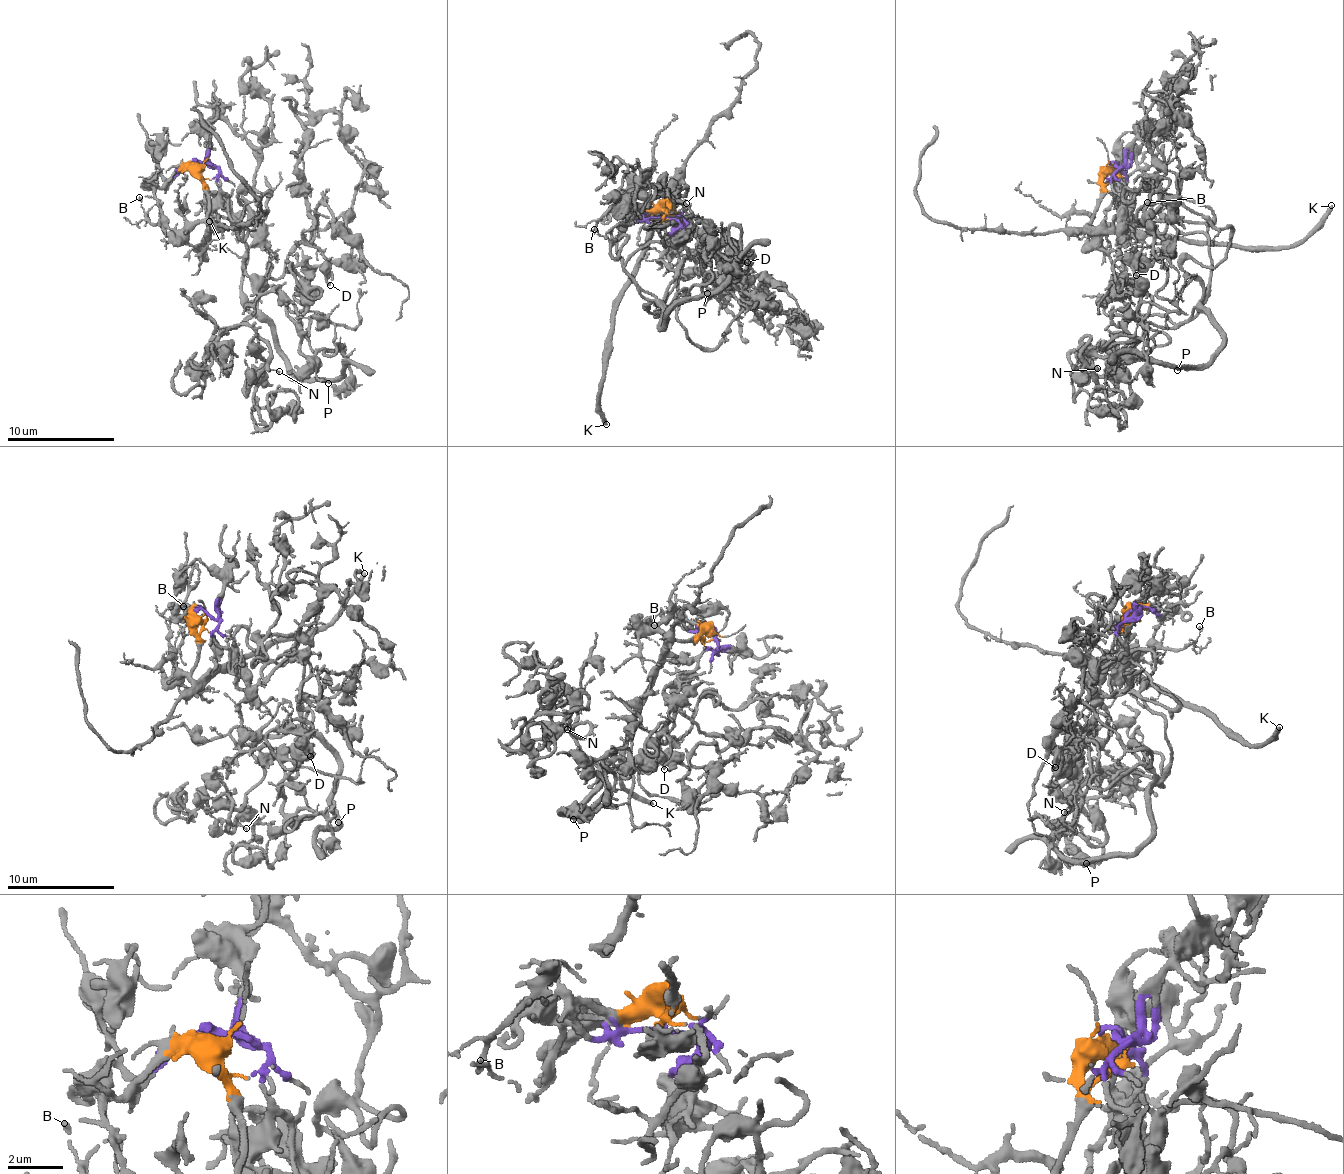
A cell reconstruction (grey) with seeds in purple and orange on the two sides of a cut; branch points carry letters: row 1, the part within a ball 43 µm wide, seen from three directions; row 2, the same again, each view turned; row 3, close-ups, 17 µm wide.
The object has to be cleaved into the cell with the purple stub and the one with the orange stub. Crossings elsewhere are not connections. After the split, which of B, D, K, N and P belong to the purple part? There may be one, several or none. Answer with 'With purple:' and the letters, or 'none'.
With purple: D, N, P

